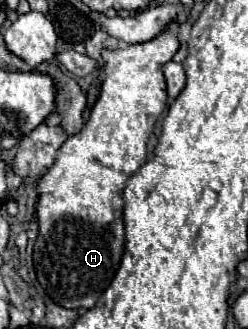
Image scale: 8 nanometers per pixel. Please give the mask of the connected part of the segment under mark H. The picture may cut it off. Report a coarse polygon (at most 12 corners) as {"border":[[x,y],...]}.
{"border":[[180,23],[102,49],[90,119],[38,181],[34,267],[92,309],[124,187],[168,105]]}

